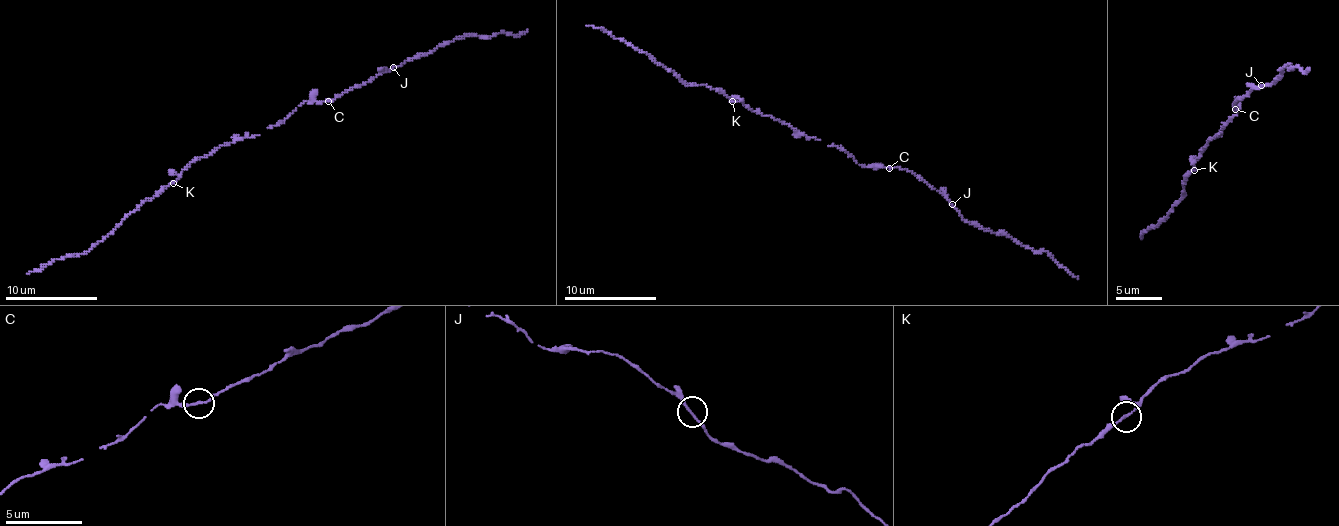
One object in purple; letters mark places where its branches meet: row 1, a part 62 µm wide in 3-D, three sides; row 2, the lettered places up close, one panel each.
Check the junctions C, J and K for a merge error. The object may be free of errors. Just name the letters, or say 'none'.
none

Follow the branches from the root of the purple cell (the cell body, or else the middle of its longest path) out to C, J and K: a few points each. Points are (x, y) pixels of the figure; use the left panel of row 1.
C: (270, 125), (276, 126), (306, 101), (328, 101)
J: (270, 125), (276, 126), (306, 101), (333, 101), (393, 67)
K: (270, 125), (259, 135), (238, 137), (195, 159), (172, 183)

